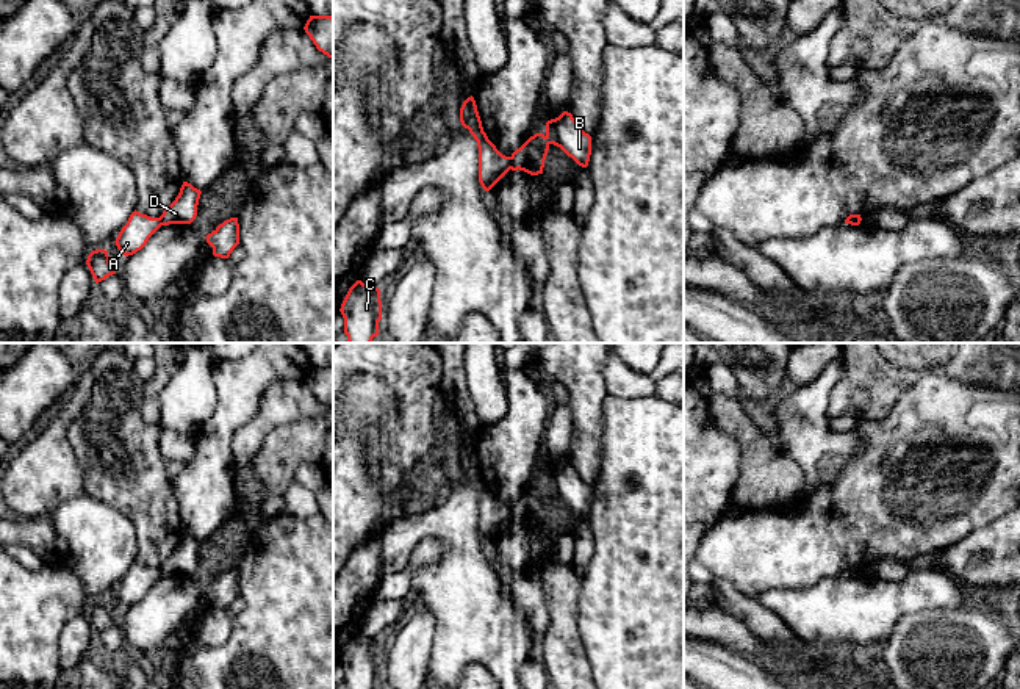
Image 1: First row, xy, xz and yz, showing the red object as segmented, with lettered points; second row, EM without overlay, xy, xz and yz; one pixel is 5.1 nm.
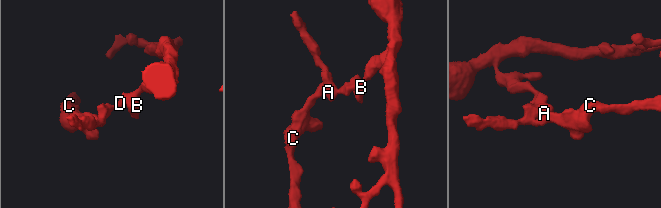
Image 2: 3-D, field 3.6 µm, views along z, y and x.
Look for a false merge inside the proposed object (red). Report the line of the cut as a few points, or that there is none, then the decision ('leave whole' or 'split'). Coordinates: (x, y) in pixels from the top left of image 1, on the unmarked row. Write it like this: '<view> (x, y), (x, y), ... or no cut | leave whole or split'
xz (509, 508), (510, 519) | split

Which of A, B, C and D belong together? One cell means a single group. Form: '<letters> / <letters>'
A C / B D

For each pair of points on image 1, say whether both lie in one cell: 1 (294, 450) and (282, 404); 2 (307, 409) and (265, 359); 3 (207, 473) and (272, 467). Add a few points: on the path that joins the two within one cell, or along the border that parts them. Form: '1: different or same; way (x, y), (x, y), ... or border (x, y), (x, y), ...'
1: different; border (316, 417), (277, 426), (260, 448)
2: different; border (302, 378), (276, 379), (265, 390), (258, 409)
3: different; border (232, 470), (238, 497)

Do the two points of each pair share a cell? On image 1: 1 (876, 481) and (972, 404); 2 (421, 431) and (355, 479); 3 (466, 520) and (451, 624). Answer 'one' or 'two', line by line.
1: one
2: two
3: one

